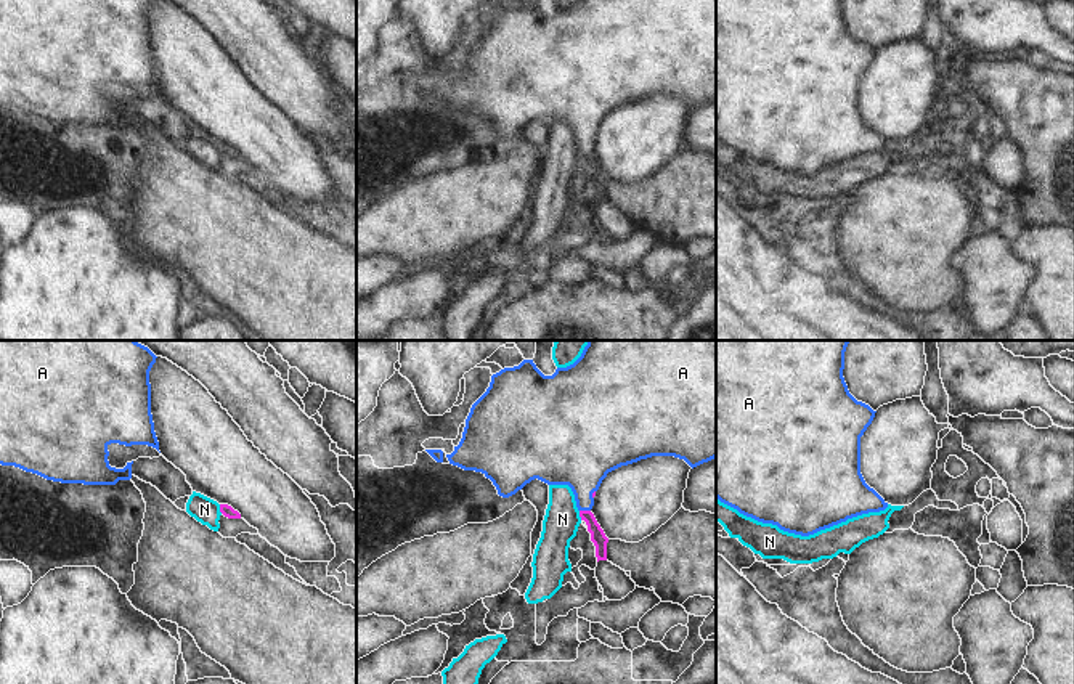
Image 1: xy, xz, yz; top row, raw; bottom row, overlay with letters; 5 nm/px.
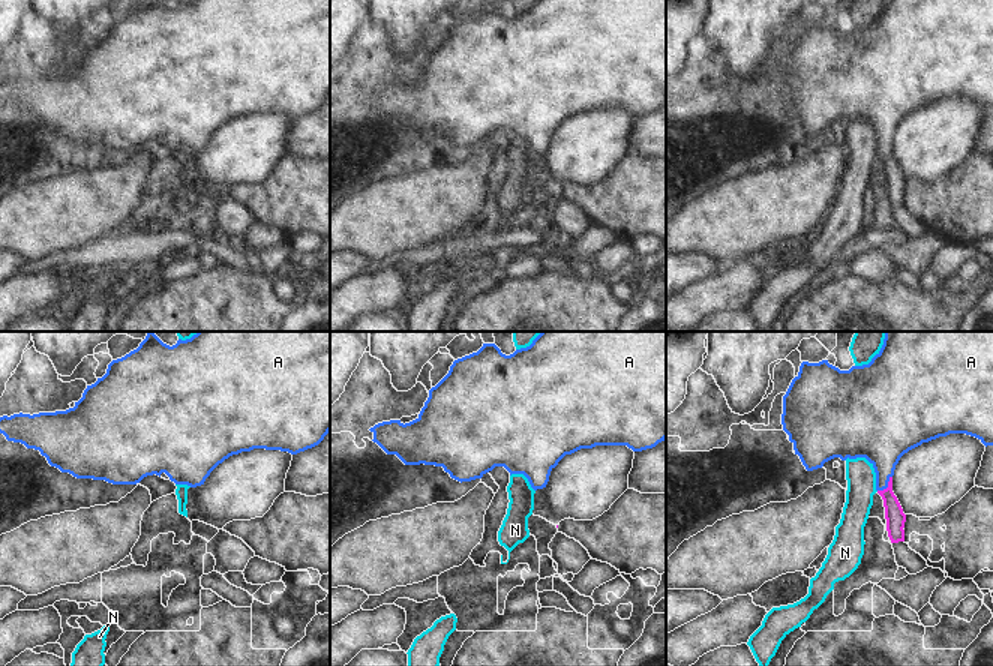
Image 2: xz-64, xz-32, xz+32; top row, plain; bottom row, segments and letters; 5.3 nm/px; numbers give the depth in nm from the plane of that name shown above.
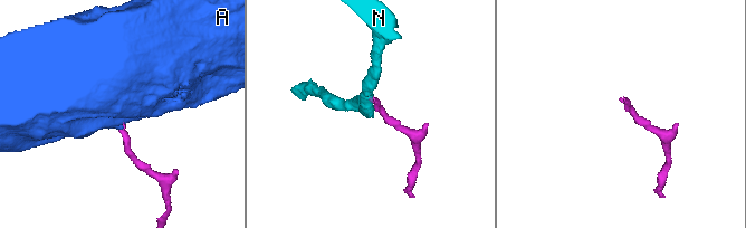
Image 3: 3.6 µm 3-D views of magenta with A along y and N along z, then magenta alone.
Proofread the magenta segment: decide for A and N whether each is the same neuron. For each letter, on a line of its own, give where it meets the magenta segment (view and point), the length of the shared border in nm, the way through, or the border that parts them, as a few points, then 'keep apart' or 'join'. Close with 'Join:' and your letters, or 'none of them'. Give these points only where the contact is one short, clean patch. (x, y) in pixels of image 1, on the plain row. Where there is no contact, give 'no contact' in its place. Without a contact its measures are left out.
A: meets magenta in xz at (585, 151); contact 60 nm long; runs through xz (598, 177), (585, 151), (581, 101); join
N: meets magenta in xy at (220, 150); contact 50 nm long; border along xy (219, 145), (222, 153); keep apart
Join: A

